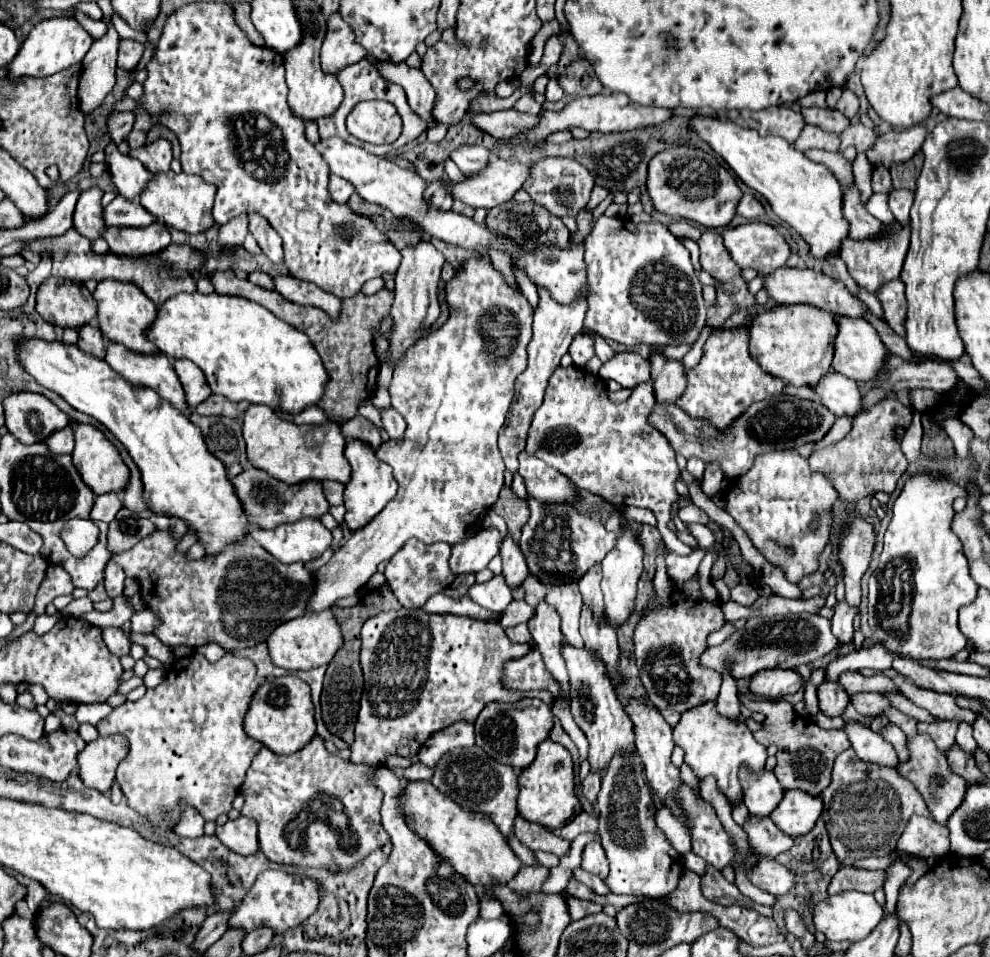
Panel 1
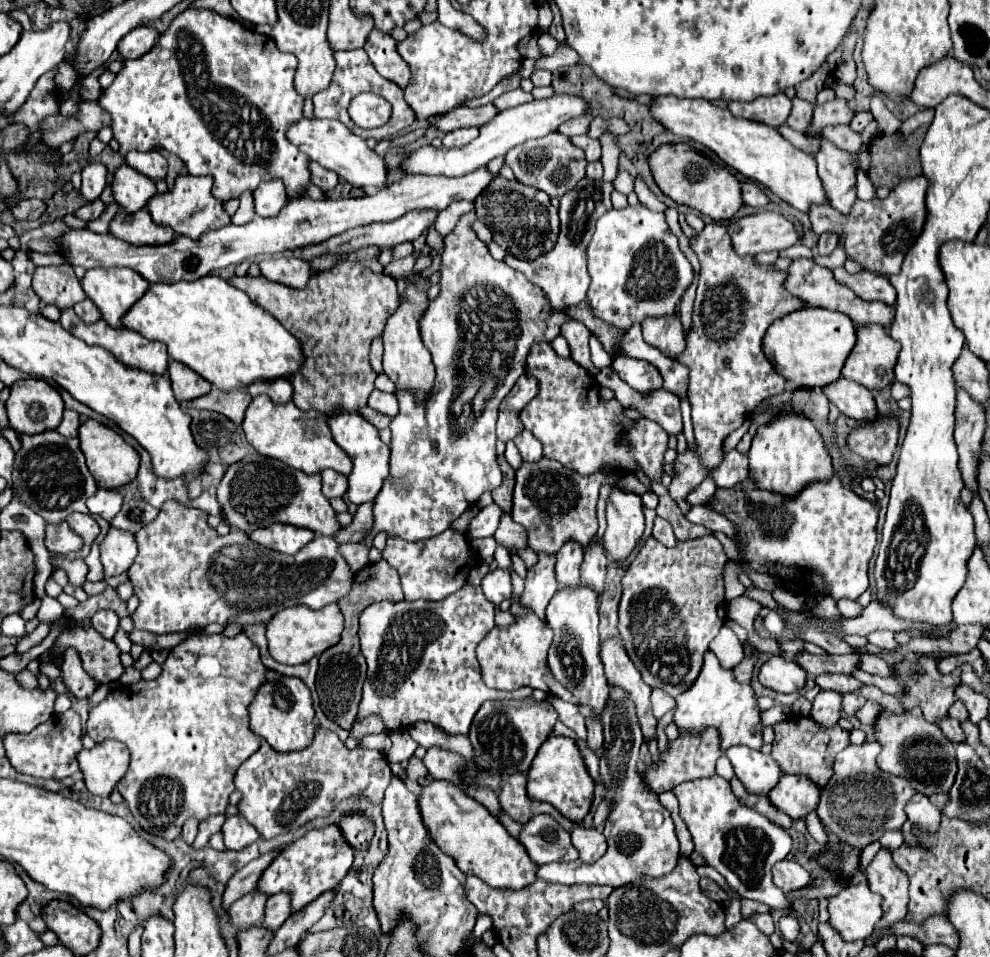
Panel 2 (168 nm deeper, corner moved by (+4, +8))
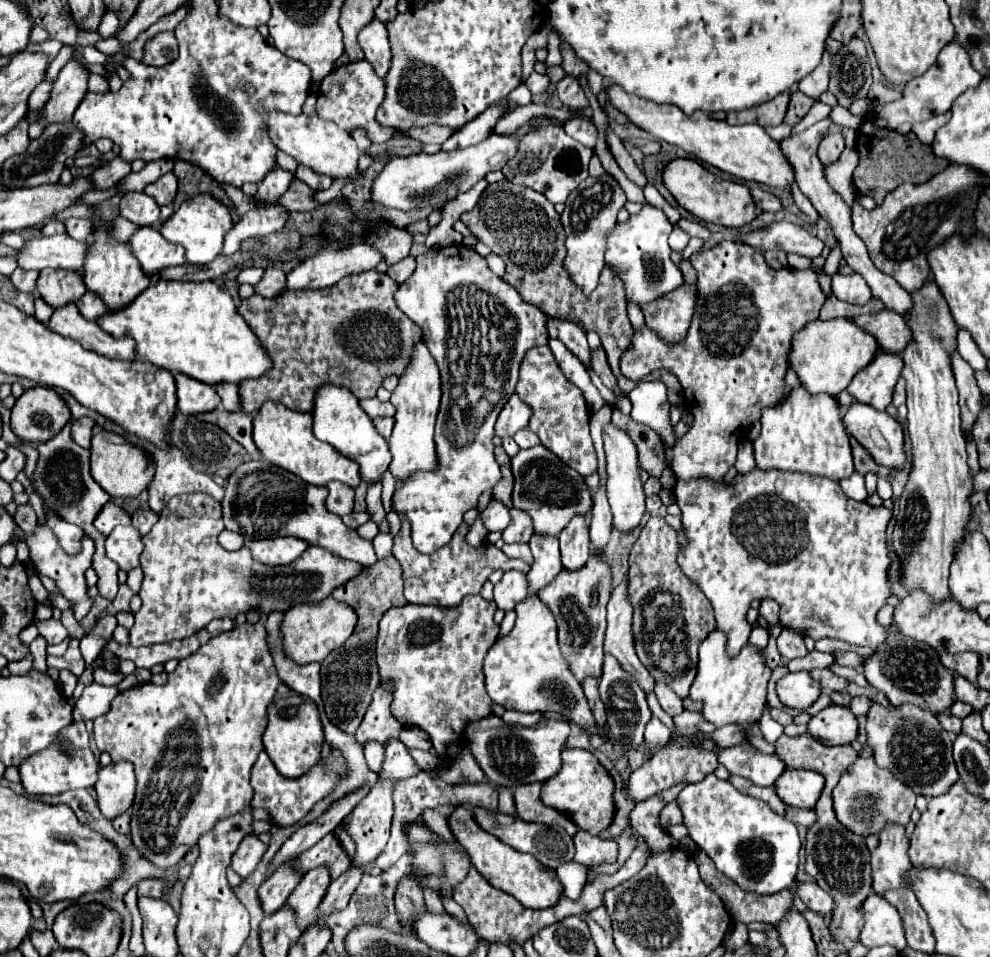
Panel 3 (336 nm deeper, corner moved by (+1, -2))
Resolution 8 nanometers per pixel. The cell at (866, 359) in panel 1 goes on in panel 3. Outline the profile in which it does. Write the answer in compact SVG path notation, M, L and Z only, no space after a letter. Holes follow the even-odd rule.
M878 350L872 362L852 378L846 390L862 404L870 404L876 410L886 410L892 402L892 392L900 378L900 370L900 354L886 354L884 350Z

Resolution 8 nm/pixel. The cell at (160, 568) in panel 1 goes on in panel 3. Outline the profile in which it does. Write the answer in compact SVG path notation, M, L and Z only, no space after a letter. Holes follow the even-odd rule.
M208 494L174 496L164 506L156 526L142 538L142 608L134 614L136 622L130 628L132 646L182 640L202 630L214 618L236 618L252 608L260 614L272 614L288 612L298 604L322 602L364 568L358 562L336 558L320 546L308 546L292 564L266 566L254 562L246 546L236 552L224 550L218 544L222 530L220 502Z

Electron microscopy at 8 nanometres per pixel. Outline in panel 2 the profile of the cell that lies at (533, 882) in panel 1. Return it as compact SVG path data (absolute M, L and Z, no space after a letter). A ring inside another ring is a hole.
M609 684L609 698L605 710L601 714L605 742L599 750L601 762L601 778L607 786L607 796L615 800L615 808L605 822L605 838L609 850L603 858L593 864L585 864L581 860L573 862L553 862L543 864L537 870L537 878L557 884L607 884L613 888L635 882L639 876L663 876L675 868L679 858L679 840L675 836L673 820L667 808L661 806L659 798L643 788L641 774L637 770L639 746L643 742L639 718L635 712L635 704L629 694L615 684Z

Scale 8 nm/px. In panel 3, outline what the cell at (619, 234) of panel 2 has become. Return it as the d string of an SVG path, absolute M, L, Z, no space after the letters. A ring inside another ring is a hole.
M644 206L638 214L630 216L624 224L616 224L616 228L606 236L606 266L616 270L618 278L624 284L626 302L634 302L636 306L644 306L646 302L654 302L664 298L672 290L684 284L682 270L672 262L668 236L672 232L672 224L666 214L654 206Z

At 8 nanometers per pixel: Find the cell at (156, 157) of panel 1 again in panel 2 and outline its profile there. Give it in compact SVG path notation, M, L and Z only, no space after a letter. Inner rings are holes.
M129 152L125 162L153 182L165 180L167 176L167 160L159 152Z

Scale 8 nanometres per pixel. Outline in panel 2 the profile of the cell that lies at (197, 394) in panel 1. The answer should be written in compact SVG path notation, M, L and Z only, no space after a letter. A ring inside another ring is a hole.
M171 360L167 372L169 372L175 398L179 402L195 400L211 390L211 384L207 384L207 380L203 380L201 376L195 376L195 372L191 372L191 368L183 368L183 364L175 364Z

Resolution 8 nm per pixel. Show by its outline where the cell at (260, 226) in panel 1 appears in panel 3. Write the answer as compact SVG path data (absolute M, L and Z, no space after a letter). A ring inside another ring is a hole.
M272 170L260 184L258 184L258 200L262 204L278 204L282 194L290 188L292 174L288 170Z

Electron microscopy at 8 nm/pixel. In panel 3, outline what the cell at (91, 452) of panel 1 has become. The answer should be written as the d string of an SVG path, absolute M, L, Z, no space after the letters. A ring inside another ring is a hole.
M106 430L94 434L90 452L92 452L92 456L90 456L90 474L102 486L102 490L106 490L110 496L112 494L126 494L126 496L112 496L112 498L138 496L142 490L146 490L146 486L150 484L150 480L154 476L154 462L144 454L144 450L132 446L120 434L106 432Z

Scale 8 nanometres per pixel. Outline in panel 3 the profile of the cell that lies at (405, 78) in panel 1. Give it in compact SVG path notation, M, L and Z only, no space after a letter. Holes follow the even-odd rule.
M374 20L370 22L370 26L366 26L360 34L358 34L358 42L364 50L366 60L374 66L376 74L380 74L382 78L388 74L390 70L390 42L388 42L388 30L382 22Z

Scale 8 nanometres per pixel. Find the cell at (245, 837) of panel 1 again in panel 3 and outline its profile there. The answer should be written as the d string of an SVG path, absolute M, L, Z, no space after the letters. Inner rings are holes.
M248 834L246 838L244 838L244 842L238 846L238 850L234 852L234 858L232 858L232 868L244 878L244 876L248 876L254 868L256 868L256 864L260 862L260 858L262 858L262 854L266 852L266 844L264 842L260 842L254 834Z

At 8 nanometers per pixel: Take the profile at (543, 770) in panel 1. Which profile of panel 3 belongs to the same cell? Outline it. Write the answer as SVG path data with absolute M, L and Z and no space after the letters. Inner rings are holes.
M564 748L562 770L558 770L554 778L548 778L542 784L542 802L546 802L546 806L562 810L566 816L570 816L576 822L580 830L586 830L590 834L600 834L610 826L614 816L612 792L614 792L614 782L610 774L600 766L600 762L588 750Z

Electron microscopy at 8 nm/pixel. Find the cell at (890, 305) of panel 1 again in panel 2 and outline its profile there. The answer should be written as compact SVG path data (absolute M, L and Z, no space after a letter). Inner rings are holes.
M835 268L833 274L839 280L839 284L853 290L861 300L871 300L871 302L881 300L887 304L895 302L895 288L891 288L885 276L865 272L865 270L857 274L849 274L845 268Z

